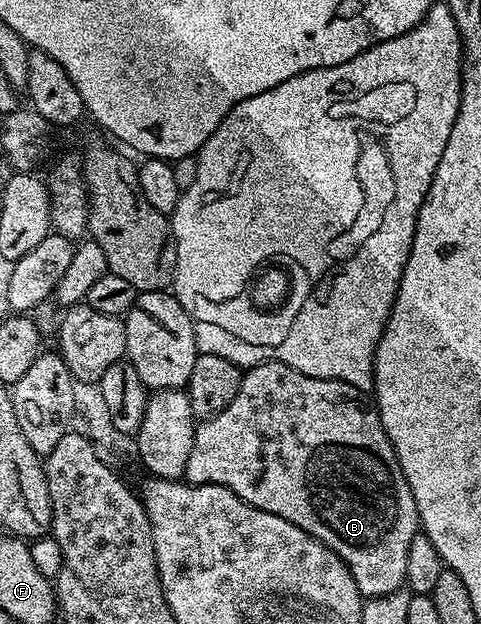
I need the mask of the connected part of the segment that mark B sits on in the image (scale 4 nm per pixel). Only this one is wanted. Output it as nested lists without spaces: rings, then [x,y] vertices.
[[[274,360],[265,364],[255,364],[242,375],[239,394],[231,398],[231,402],[219,414],[202,420],[193,429],[193,445],[191,458],[187,458],[184,479],[191,484],[218,484],[231,490],[243,502],[255,506],[259,510],[267,510],[267,514],[275,514],[279,518],[287,518],[299,530],[311,534],[323,546],[331,549],[337,557],[351,570],[351,578],[355,578],[355,586],[360,590],[362,597],[372,598],[386,596],[398,591],[405,584],[407,574],[407,550],[411,550],[411,538],[419,534],[419,521],[415,498],[411,494],[411,486],[399,466],[399,458],[383,430],[381,415],[377,413],[374,401],[366,393],[360,392],[342,380],[324,380],[311,378],[299,370]]]

